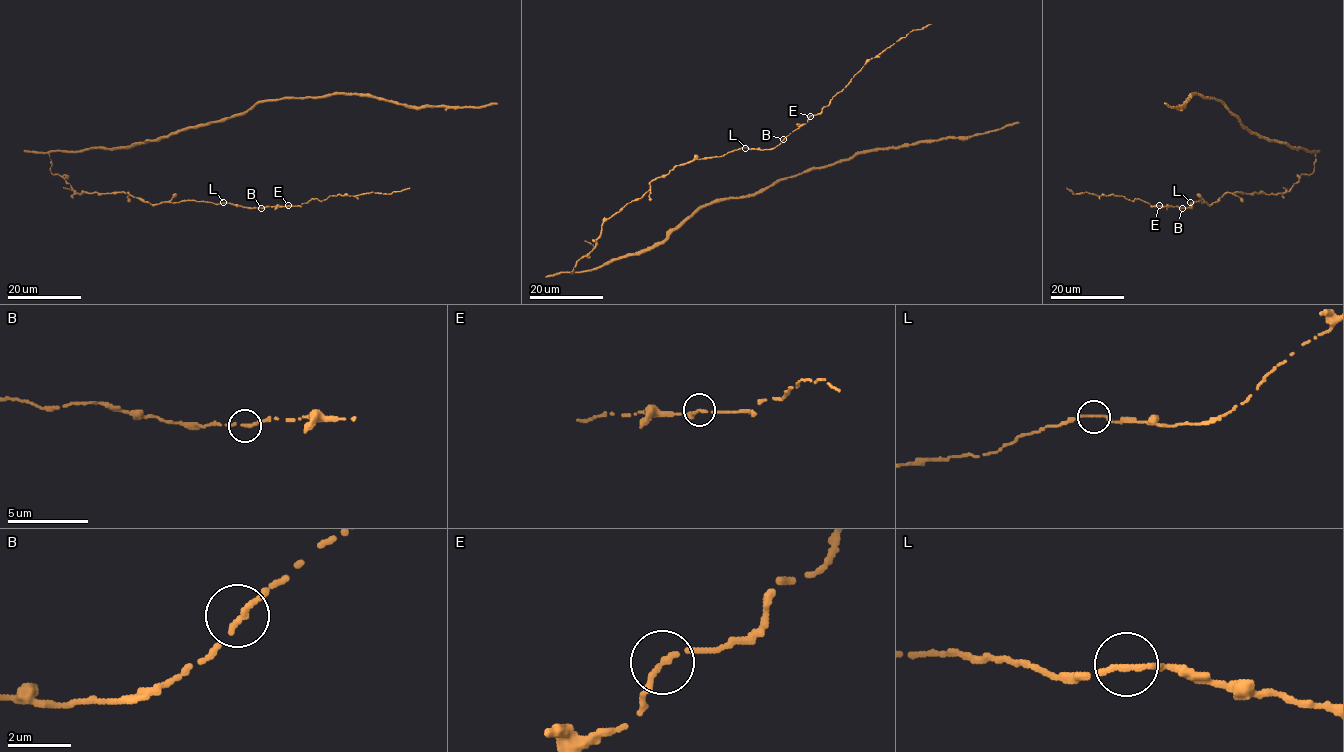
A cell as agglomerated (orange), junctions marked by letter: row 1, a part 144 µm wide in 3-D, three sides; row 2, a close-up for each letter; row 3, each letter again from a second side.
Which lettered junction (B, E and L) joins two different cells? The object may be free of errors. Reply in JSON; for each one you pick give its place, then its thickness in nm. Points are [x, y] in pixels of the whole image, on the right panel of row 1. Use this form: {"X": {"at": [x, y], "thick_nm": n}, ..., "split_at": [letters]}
{"split_at": []}

